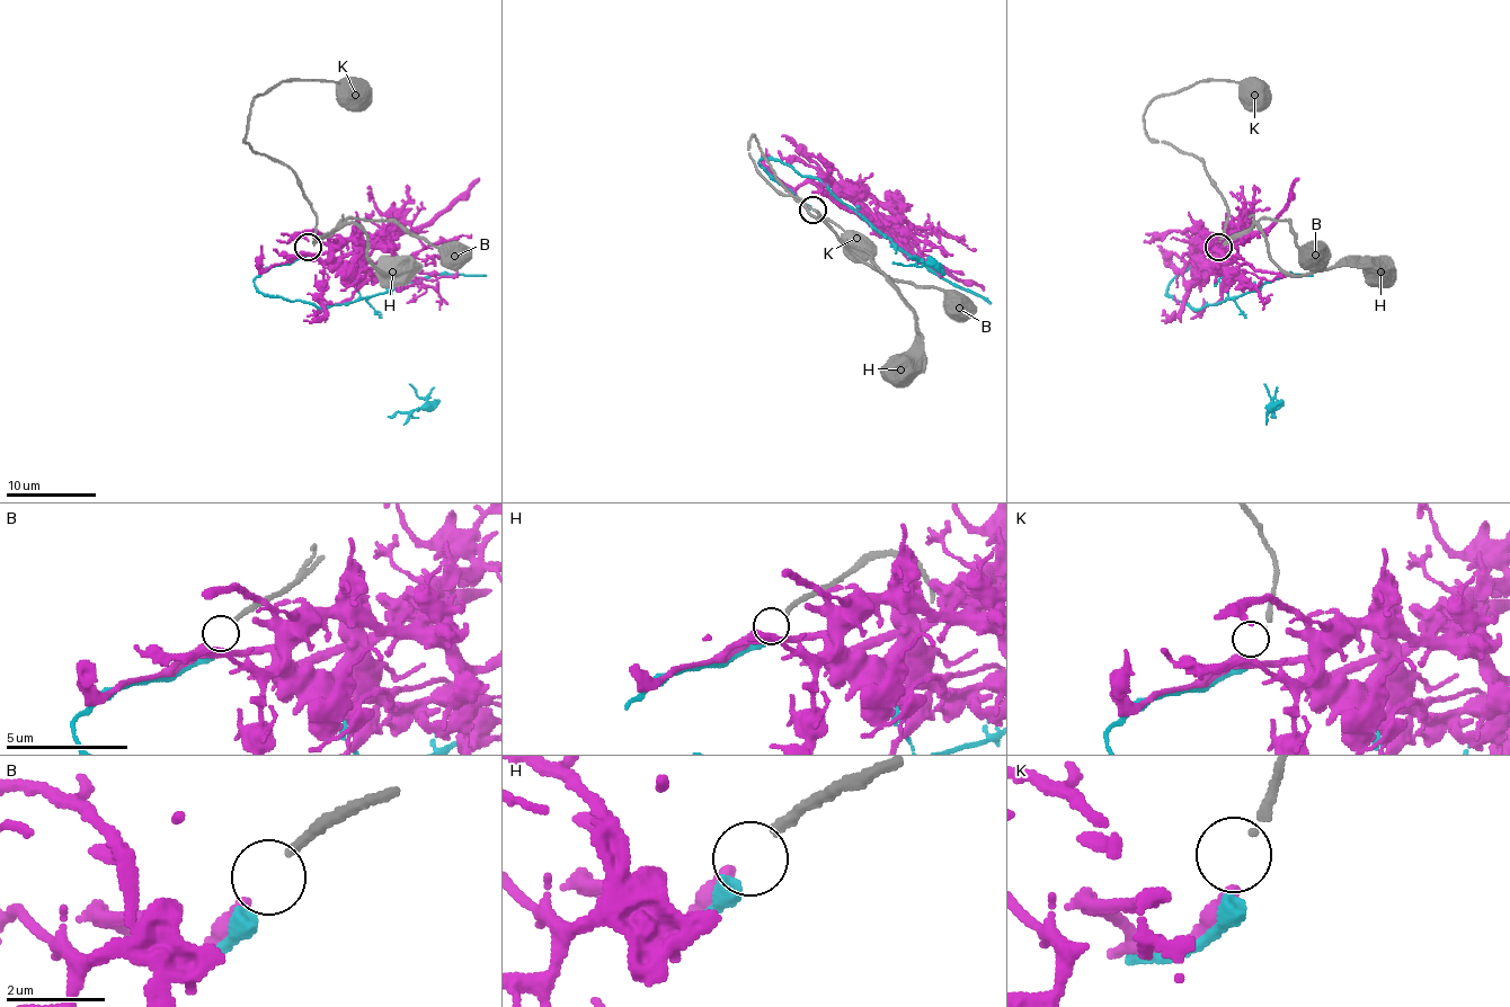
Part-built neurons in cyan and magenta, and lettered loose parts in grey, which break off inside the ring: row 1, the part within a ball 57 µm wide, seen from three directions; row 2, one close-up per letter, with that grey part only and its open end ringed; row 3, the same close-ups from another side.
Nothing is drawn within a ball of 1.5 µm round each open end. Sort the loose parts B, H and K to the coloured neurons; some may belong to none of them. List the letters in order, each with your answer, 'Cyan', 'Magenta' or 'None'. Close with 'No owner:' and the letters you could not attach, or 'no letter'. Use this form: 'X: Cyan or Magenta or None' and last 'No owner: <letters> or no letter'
B: None
H: Magenta
K: Cyan
No owner: B

